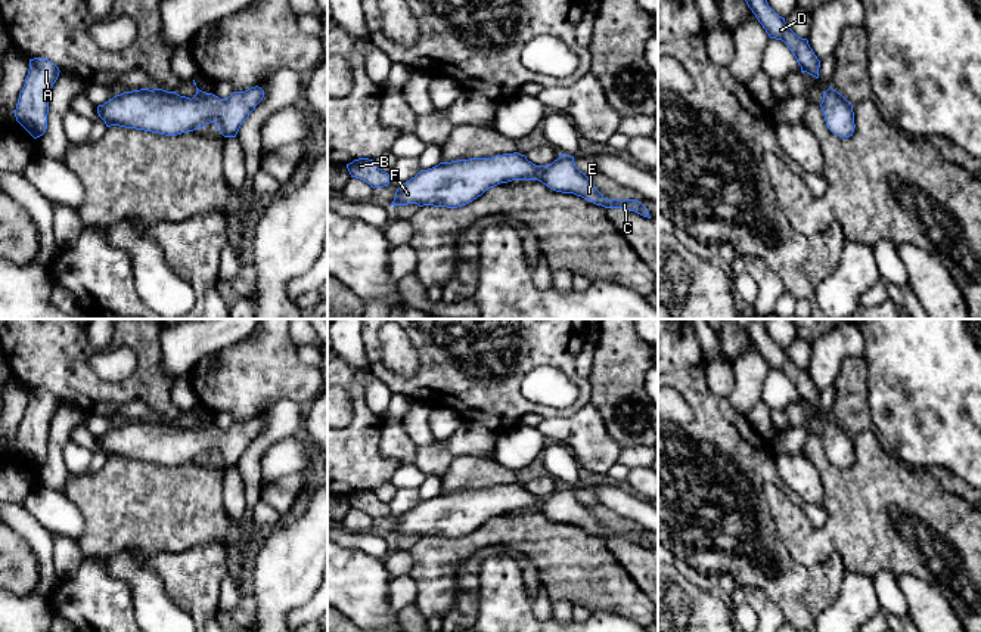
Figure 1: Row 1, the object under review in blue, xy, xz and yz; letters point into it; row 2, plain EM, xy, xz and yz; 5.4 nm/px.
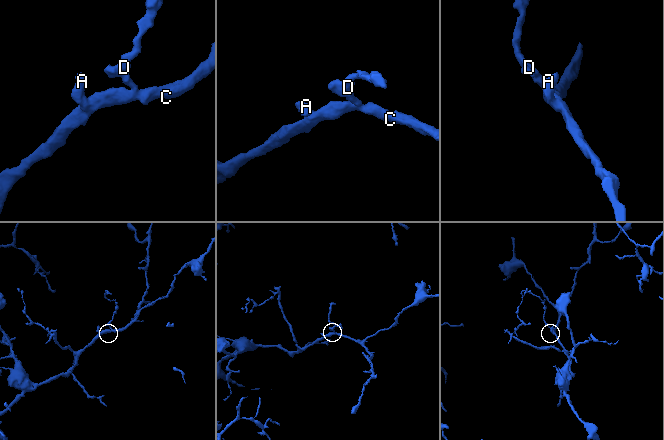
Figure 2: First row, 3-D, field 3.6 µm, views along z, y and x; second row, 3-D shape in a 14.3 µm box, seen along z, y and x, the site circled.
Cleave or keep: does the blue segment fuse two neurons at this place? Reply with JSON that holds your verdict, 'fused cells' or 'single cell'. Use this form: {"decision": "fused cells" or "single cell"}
{"decision": "single cell"}

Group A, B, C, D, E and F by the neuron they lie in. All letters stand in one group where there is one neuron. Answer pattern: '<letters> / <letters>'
A B C D E F

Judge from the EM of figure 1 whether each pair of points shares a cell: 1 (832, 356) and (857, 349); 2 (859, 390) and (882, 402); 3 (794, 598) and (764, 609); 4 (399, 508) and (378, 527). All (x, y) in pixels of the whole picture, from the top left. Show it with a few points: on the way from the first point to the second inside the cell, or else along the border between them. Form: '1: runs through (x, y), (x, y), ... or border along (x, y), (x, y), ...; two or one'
1: runs through (838, 350), (851, 349); one
2: border along (865, 362), (868, 406), (875, 428); two
3: border along (744, 589), (757, 588), (784, 616); two
4: runs through (394, 514), (384, 524); one

